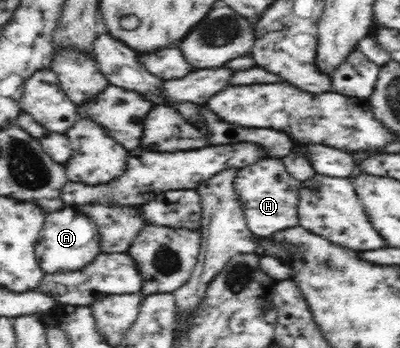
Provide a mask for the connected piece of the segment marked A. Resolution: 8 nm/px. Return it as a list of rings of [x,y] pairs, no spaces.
[[[72,206],[56,211],[46,214],[45,224],[35,248],[37,260],[41,268],[51,274],[59,270],[81,270],[87,262],[91,262],[99,254],[101,239],[97,233],[97,225]]]

